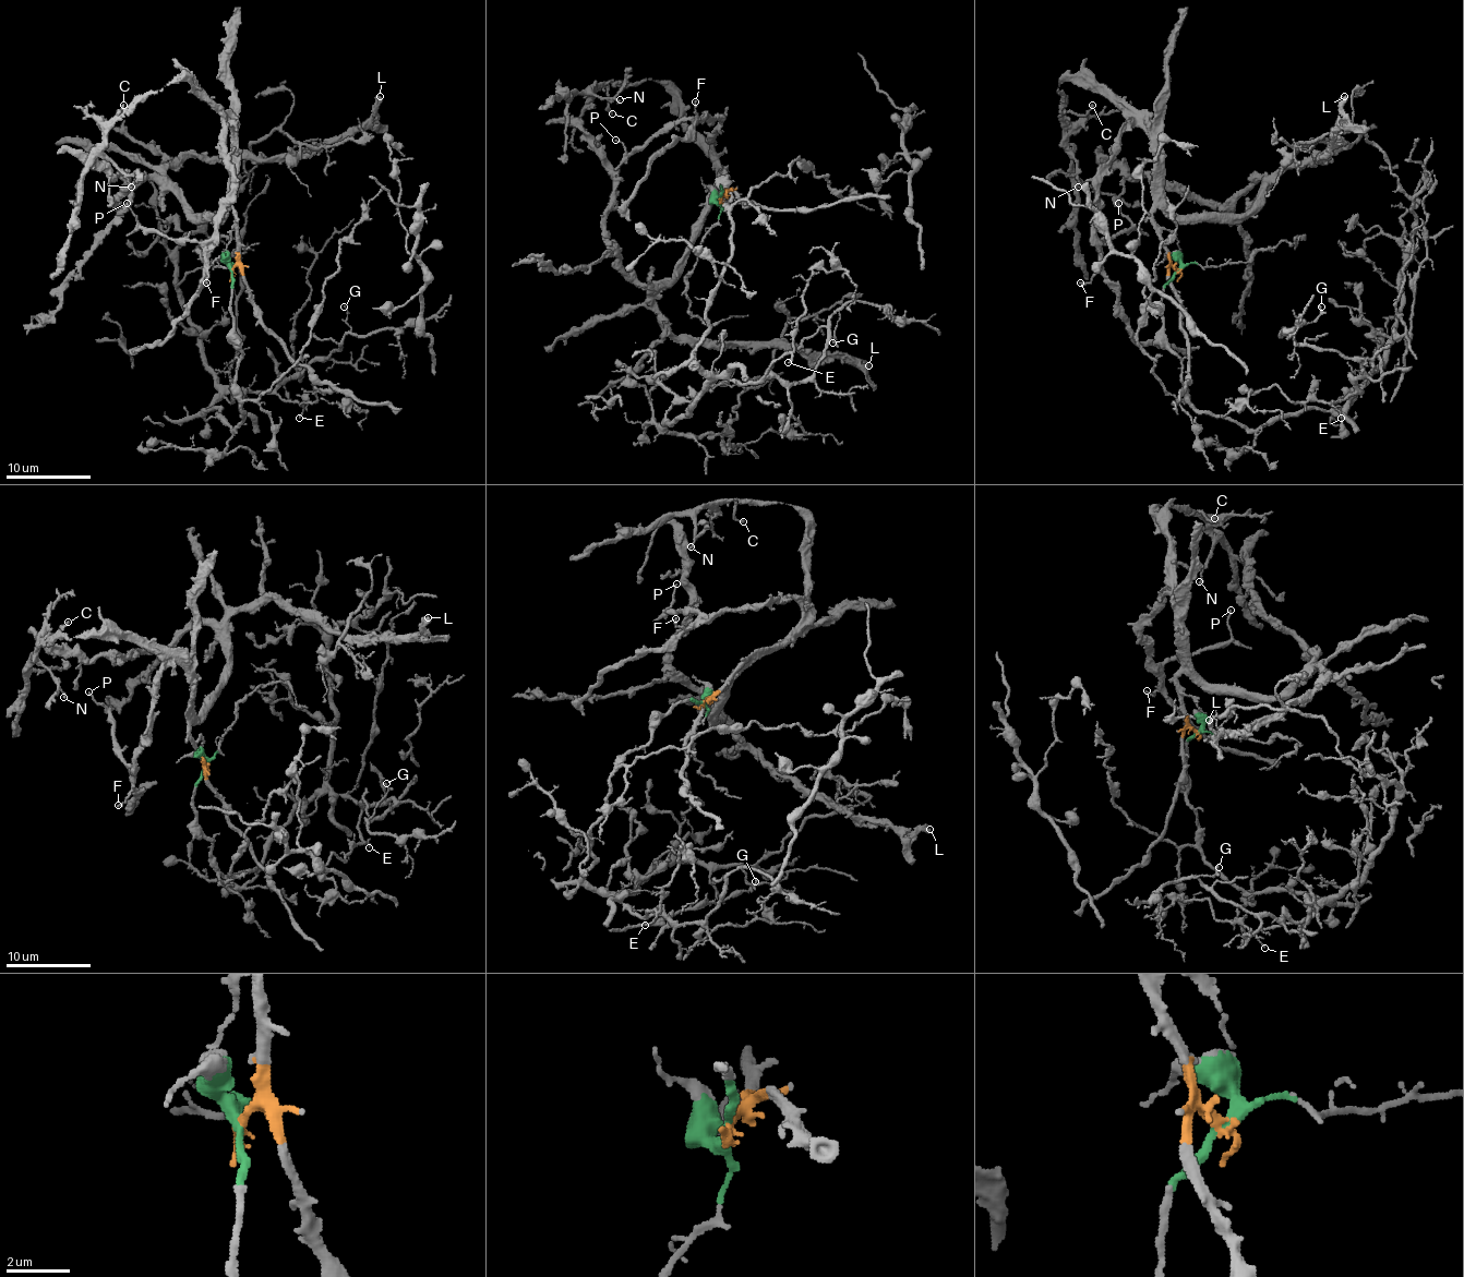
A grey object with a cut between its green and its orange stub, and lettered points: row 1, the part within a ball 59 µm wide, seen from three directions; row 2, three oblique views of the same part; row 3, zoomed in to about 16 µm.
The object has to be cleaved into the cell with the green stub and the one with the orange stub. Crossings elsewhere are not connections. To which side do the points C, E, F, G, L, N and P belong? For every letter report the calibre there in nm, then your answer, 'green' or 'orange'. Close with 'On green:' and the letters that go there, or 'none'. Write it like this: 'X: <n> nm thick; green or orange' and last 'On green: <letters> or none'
C: 190 nm thick; orange
E: 130 nm thick; green
F: 190 nm thick; orange
G: 160 nm thick; green
L: 420 nm thick; orange
N: 160 nm thick; orange
P: 110 nm thick; orange
On green: E, G

